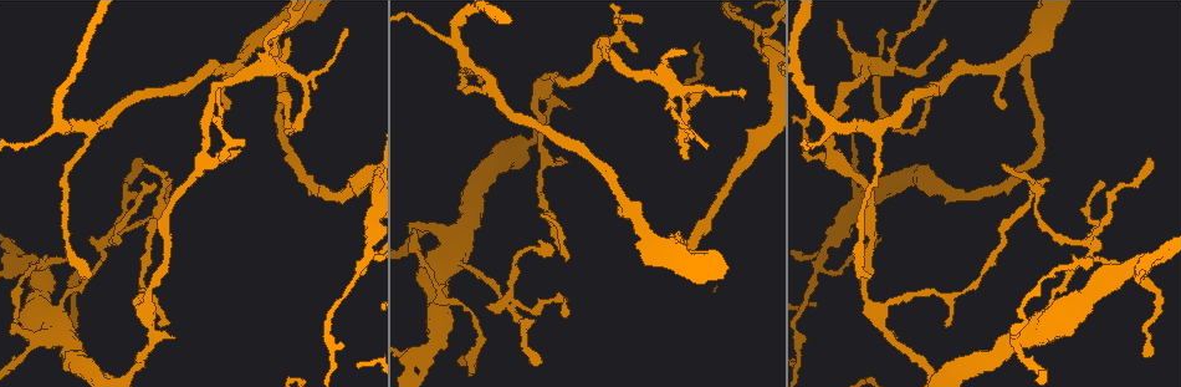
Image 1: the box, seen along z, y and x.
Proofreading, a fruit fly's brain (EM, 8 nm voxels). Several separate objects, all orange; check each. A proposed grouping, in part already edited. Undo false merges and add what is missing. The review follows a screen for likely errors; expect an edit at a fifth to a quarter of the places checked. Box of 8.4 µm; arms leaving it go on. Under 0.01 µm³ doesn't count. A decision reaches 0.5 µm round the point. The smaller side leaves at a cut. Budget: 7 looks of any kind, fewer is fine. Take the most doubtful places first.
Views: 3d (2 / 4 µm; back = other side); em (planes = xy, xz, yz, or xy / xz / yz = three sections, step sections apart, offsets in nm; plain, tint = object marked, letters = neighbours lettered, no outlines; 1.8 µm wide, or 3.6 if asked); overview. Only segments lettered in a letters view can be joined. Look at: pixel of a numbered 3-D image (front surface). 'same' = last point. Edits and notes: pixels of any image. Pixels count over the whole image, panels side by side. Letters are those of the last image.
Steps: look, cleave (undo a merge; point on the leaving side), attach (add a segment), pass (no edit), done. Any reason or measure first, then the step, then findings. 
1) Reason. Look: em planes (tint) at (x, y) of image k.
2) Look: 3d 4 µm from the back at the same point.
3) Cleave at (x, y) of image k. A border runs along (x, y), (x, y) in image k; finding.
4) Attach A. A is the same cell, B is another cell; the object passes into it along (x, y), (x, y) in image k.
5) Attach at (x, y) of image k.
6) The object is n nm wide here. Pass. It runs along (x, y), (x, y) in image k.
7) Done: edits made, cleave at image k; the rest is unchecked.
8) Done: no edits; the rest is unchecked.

Four or more arms meet. Look: 3d 4 µm at (360, 269) of image 1.

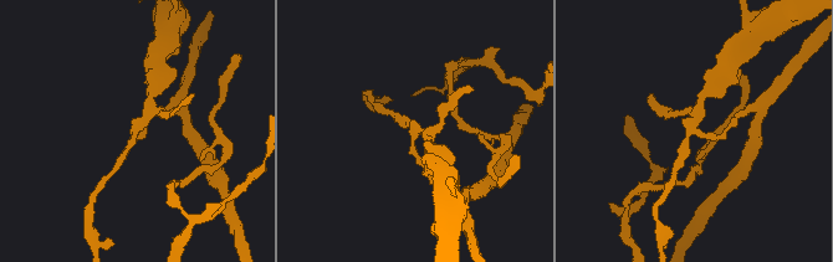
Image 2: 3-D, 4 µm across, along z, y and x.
4 arms meet here; need the tissue. Look: em planes (letters) at (415, 130) of image 2.

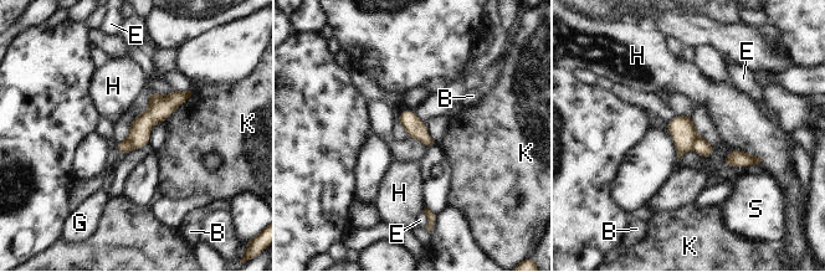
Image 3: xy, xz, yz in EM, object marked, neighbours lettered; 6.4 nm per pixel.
The object is 120 nm wide here. Cleave at (701, 145) of image 3. B, E, G, H, K and S are other cells; a second neuron is stuck on.

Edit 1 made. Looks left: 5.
Free end. Look: em yz step 8 (letters) at (1151, 159) of image 1.

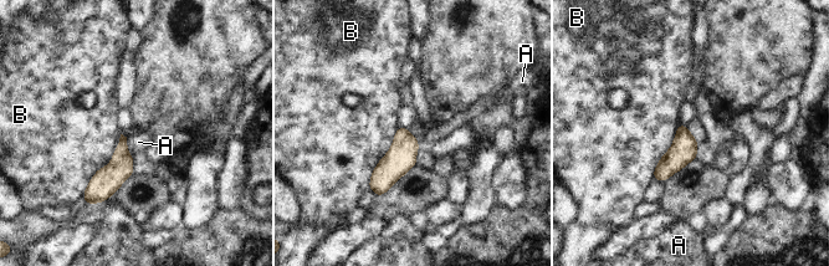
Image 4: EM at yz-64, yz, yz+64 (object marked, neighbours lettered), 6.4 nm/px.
Cut it another way. Look: em planes (letters) at the same point.

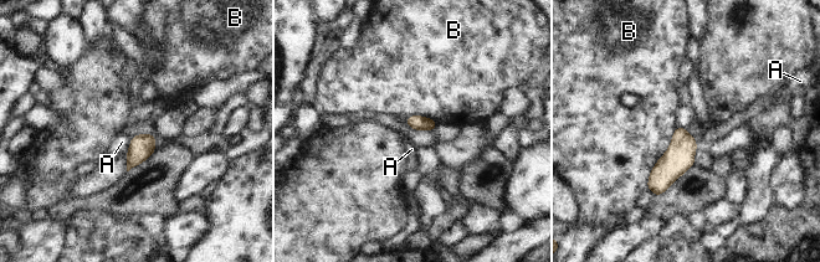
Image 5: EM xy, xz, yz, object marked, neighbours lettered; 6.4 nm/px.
Pass. A and B are other cells; a border runs along (132, 137), (129, 148), (124, 154) in image 5; no lettered segment goes on from it.

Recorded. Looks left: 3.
Done: edits made, cleave at image 3; the rest is unchecked.

